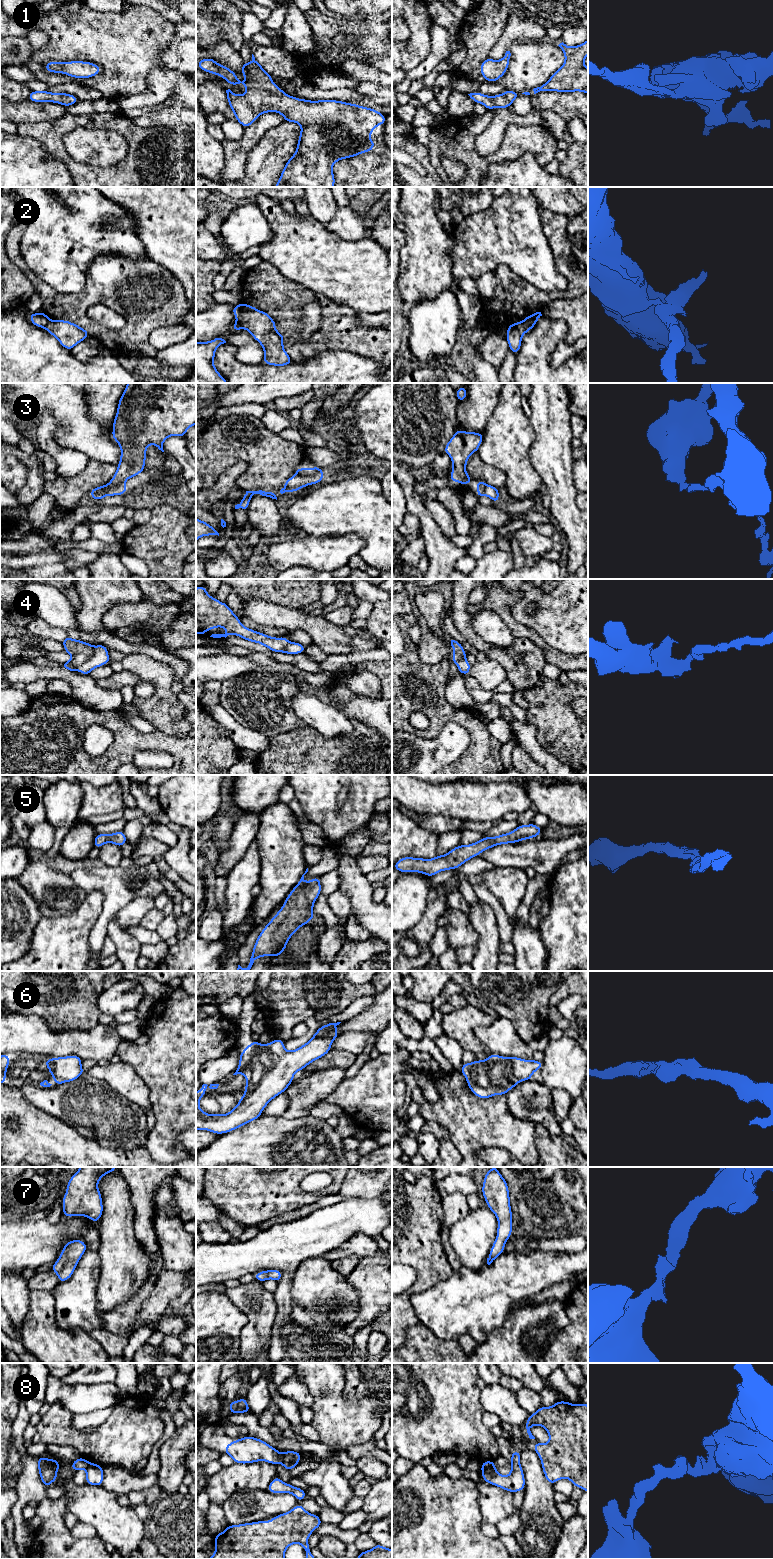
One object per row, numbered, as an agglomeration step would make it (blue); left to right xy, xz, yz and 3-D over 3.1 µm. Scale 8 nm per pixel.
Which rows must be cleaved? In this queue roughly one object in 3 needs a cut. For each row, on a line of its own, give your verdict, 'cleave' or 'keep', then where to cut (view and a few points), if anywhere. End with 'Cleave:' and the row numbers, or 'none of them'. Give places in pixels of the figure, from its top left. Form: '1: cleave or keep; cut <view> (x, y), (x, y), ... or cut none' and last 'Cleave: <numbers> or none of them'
1: keep; cut none
2: cleave; cut yz (523, 320), (533, 326)
3: cleave; cut xz (320, 470), (310, 475), (296, 475)
4: cleave; cut xy (94, 648), (93, 654), (77, 669)
5: keep; cut none
6: keep; cut none
7: keep; cut none
8: cleave; cut yz (494, 1464), (491, 1466), (481, 1466)
Cleave: 2, 3, 4, 8

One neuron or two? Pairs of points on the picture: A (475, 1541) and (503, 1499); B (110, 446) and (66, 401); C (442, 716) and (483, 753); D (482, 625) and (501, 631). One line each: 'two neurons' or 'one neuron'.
A: two neurons
B: one neuron
C: one neuron
D: one neuron

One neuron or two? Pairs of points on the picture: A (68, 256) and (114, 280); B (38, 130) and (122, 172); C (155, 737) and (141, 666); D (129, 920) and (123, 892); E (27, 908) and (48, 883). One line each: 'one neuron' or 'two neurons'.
A: two neurons
B: one neuron
C: two neurons
D: two neurons
E: two neurons

